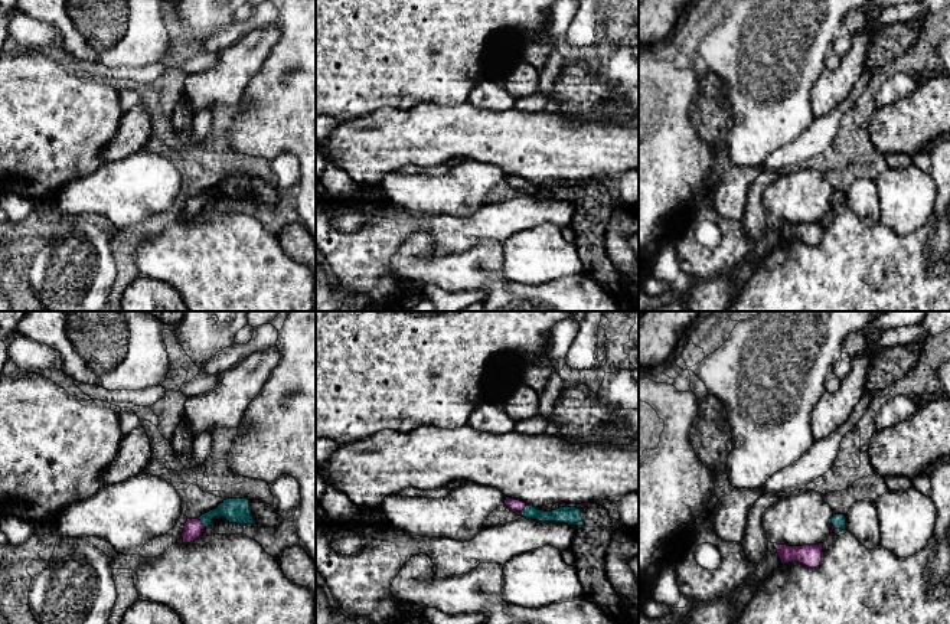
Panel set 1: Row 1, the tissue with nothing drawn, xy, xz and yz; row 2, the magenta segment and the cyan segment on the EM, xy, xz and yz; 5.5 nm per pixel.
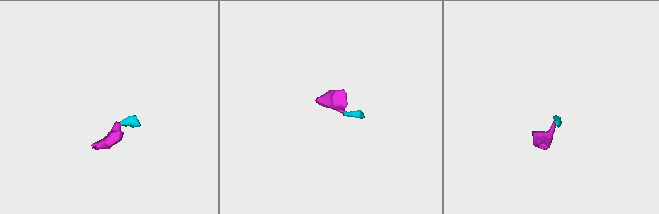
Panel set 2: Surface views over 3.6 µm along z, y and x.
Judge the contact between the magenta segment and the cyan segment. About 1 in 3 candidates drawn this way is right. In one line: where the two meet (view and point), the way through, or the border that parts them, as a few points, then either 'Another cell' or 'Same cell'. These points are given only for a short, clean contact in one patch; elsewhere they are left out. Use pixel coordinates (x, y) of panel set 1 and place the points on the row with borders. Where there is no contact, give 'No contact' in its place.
Touches magenta at xy (201, 523). Path across: xy (193, 528), (201, 523), (212, 513), (235, 510). Same cell

